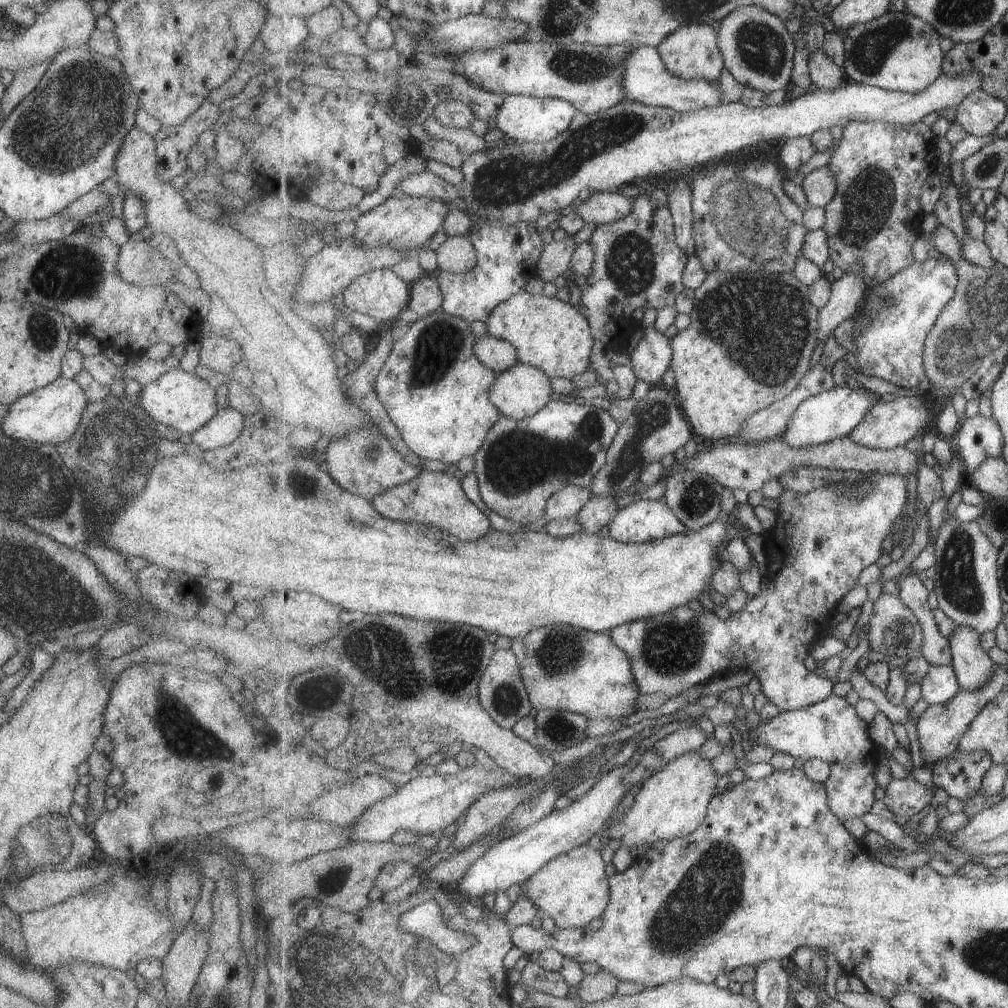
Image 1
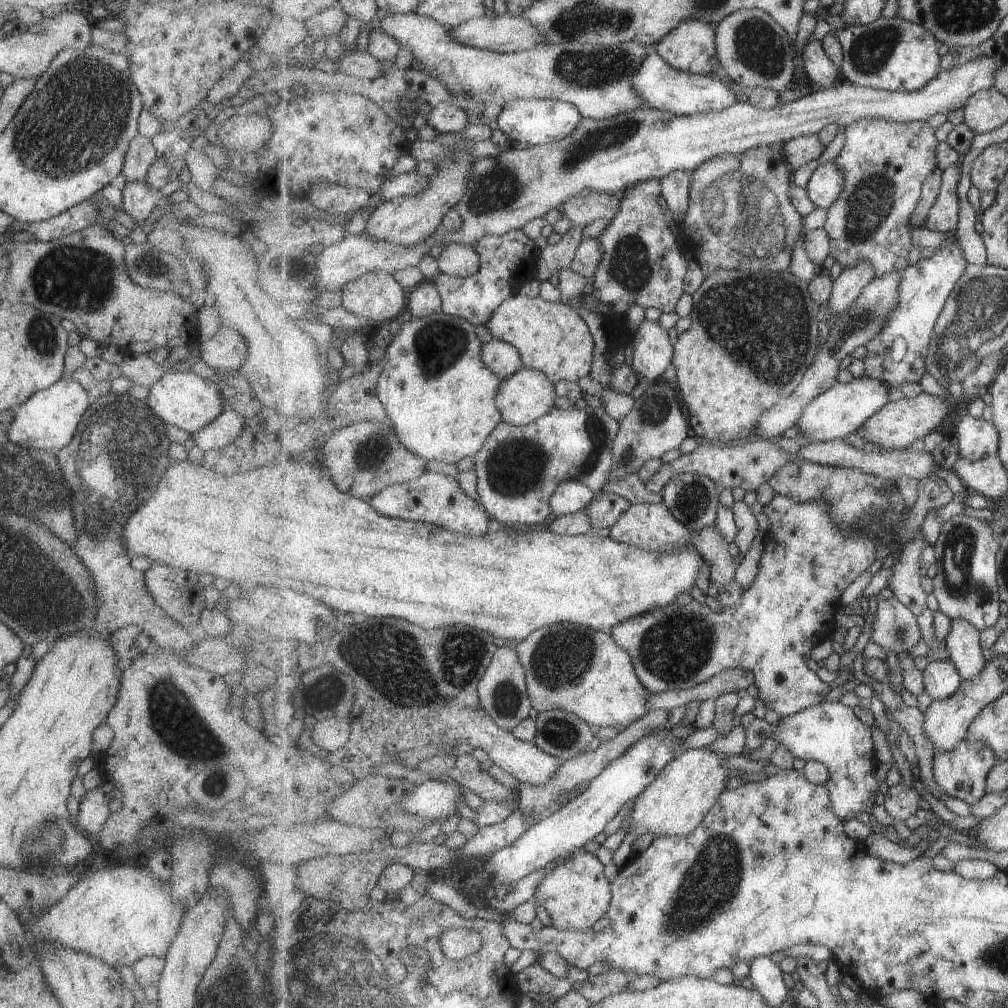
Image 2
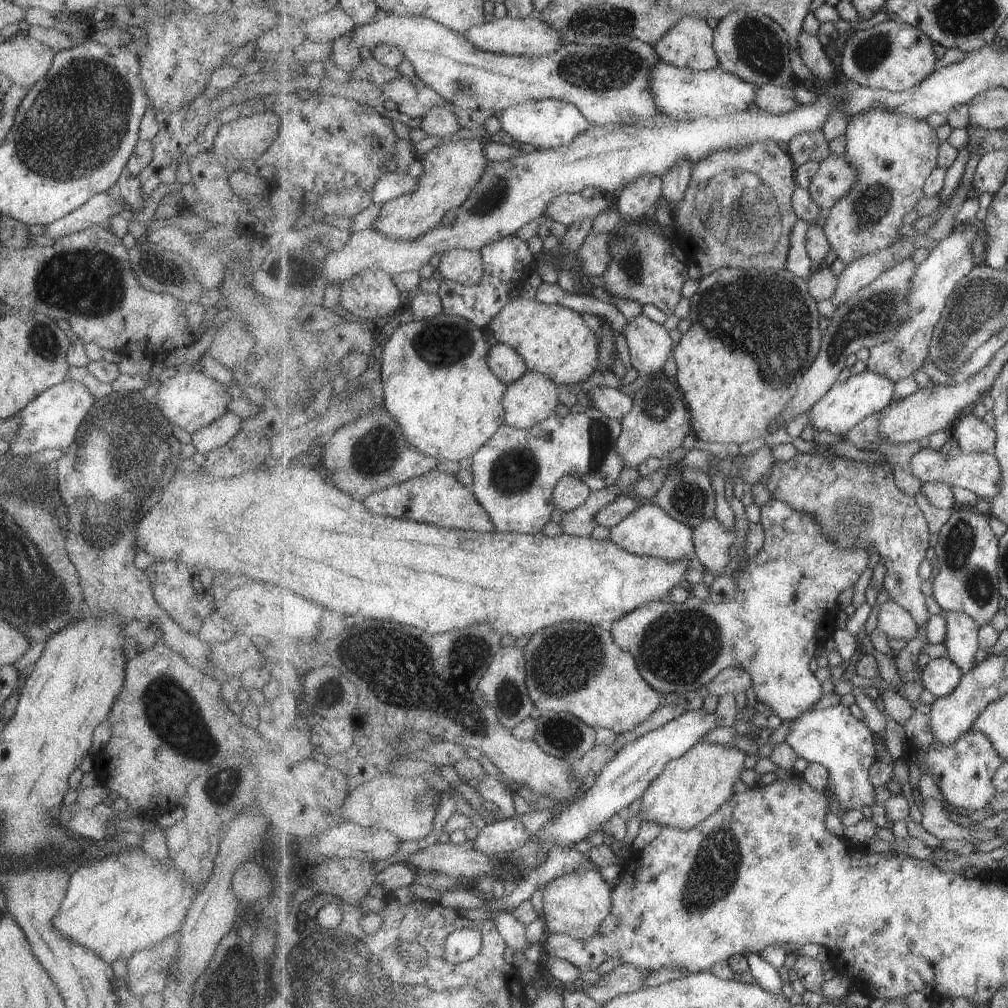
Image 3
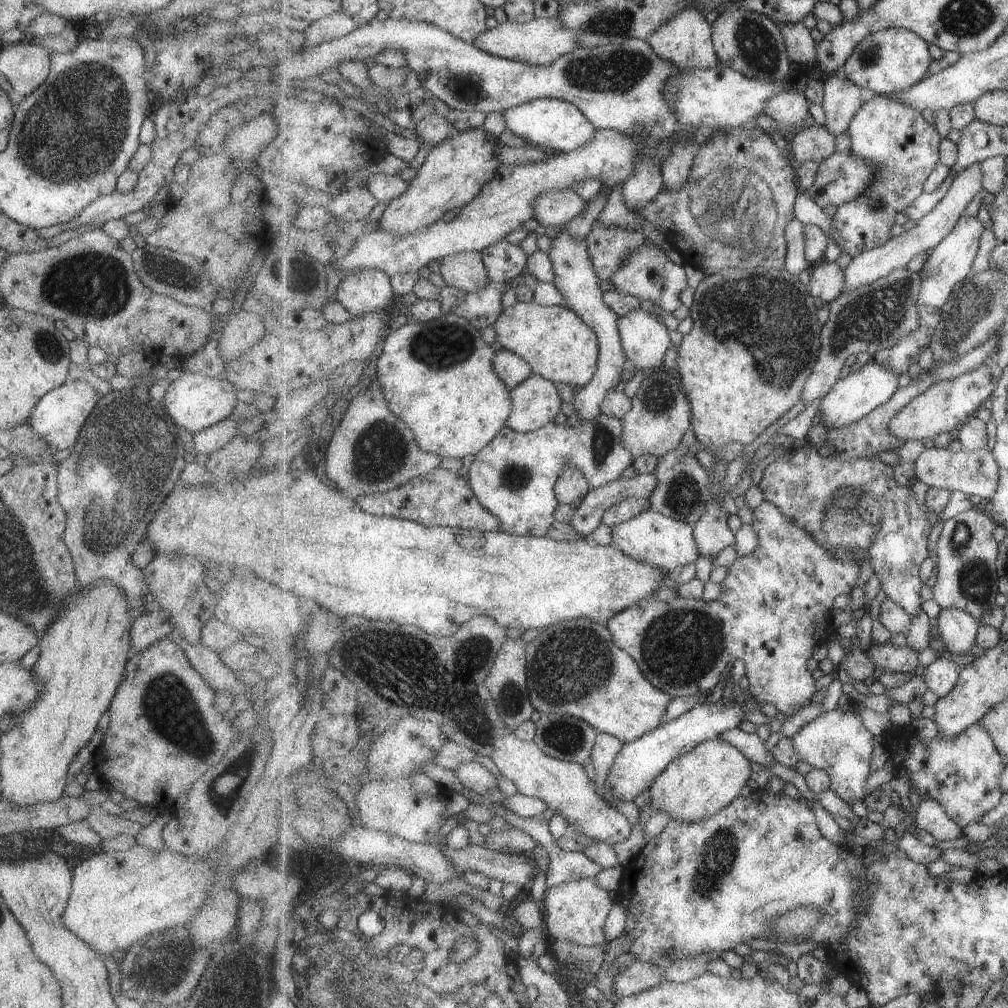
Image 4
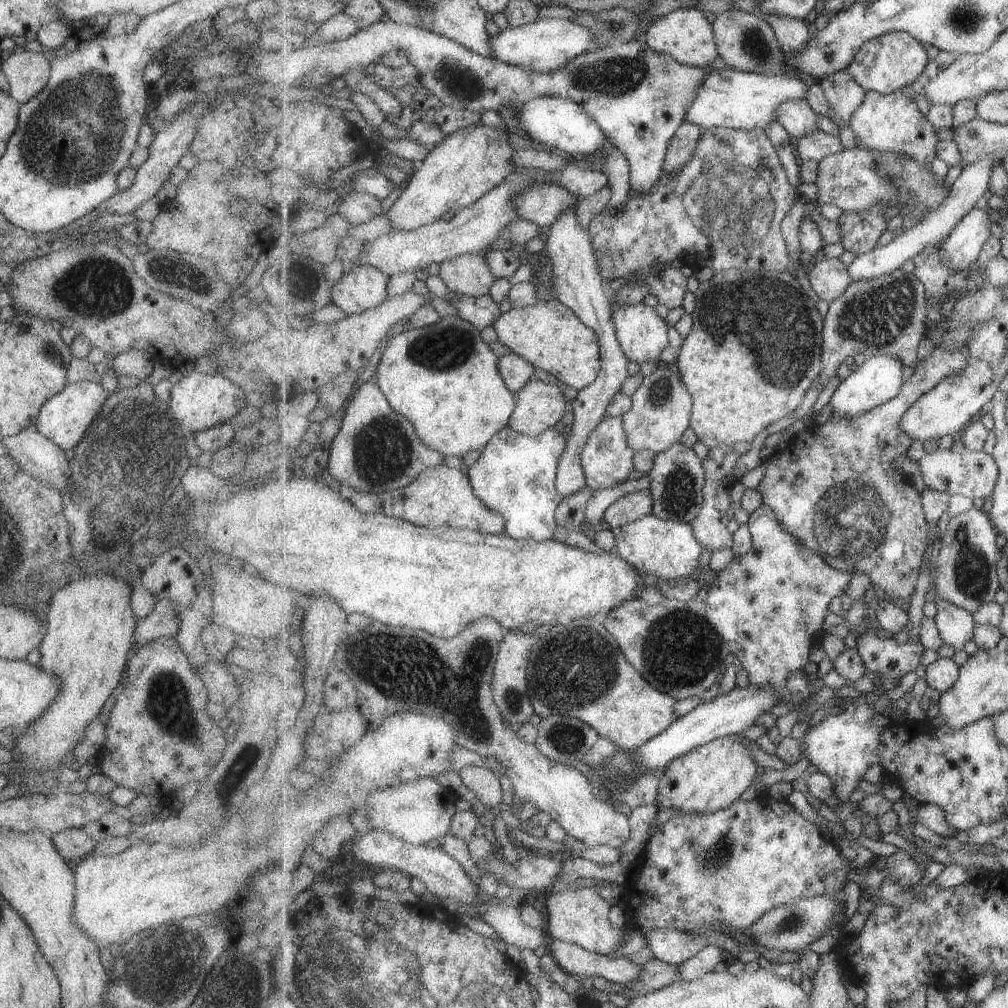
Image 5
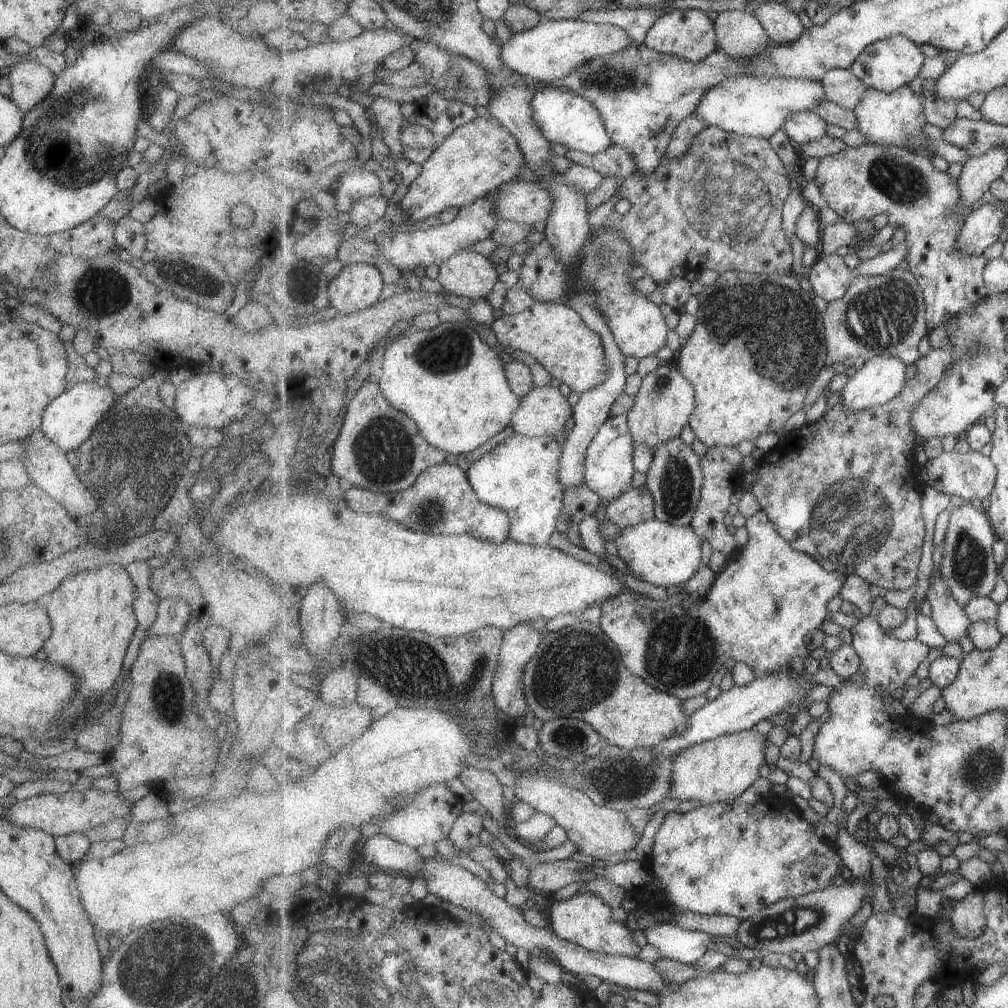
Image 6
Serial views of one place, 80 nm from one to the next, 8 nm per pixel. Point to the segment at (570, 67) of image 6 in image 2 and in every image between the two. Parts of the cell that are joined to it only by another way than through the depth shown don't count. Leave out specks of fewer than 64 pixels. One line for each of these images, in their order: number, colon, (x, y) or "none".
2: (508, 33)
3: (529, 36)
4: (542, 41)
5: (546, 45)

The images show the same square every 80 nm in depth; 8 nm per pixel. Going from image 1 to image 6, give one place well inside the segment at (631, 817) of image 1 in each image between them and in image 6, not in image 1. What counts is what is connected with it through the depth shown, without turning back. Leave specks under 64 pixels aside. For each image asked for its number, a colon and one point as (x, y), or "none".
2: (682, 796)
3: (696, 785)
4: (697, 786)
5: (711, 777)
6: (717, 771)

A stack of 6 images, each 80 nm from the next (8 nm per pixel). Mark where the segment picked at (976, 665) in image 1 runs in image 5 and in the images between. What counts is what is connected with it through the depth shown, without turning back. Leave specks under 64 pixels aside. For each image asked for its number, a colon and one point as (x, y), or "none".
2: (963, 642)
3: (962, 641)
4: (958, 630)
5: (957, 626)

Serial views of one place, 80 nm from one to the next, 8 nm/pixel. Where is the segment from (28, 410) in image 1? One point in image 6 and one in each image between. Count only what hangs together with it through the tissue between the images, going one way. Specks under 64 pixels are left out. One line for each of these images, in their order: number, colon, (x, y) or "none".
2: (48, 419)
3: (51, 419)
4: (58, 415)
5: (63, 418)
6: (67, 420)

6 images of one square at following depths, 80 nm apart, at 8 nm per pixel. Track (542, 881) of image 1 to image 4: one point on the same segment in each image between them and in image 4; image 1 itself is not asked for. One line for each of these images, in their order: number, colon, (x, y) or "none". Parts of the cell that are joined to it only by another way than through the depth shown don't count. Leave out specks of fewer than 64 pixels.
2: (576, 894)
3: (576, 904)
4: (577, 911)

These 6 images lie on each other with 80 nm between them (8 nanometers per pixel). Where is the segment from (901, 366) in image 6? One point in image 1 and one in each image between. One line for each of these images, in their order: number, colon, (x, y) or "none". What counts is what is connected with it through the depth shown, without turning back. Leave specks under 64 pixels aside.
1: (834, 414)
2: (841, 410)
3: (849, 402)
4: (857, 395)
5: (879, 379)

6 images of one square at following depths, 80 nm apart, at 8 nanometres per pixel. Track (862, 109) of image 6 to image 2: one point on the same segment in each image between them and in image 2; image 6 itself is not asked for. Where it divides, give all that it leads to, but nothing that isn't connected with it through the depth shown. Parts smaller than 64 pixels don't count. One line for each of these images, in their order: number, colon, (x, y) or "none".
2: (886, 163)
3: (894, 154)
4: (899, 144)
5: (893, 122)

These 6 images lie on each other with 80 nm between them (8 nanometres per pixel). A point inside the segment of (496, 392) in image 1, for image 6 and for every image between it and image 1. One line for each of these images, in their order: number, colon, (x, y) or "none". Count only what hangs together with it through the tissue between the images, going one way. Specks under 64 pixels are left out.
2: (528, 395)
3: (529, 401)
4: (537, 401)
5: (540, 405)
6: (544, 412)

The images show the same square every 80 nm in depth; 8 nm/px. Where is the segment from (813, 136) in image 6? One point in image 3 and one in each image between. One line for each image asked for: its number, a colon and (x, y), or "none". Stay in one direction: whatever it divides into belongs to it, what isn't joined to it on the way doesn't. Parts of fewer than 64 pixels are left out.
3: (773, 100)
4: (790, 106)
5: (796, 116)

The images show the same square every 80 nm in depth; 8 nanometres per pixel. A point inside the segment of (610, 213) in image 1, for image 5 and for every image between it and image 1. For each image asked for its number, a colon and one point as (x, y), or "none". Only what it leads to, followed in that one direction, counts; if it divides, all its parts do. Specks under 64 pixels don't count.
2: (581, 210)
3: (567, 208)
4: (558, 208)
5: (543, 204)

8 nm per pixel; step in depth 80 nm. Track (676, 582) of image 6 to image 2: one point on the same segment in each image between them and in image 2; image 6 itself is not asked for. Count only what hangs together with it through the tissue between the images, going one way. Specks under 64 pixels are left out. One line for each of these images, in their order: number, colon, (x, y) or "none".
2: (649, 525)
3: (650, 531)
4: (652, 537)
5: (665, 550)

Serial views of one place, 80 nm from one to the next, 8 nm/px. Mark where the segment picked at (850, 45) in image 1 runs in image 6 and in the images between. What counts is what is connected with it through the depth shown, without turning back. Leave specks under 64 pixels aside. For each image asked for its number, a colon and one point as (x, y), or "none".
2: (895, 54)
3: (892, 56)
4: (890, 61)
5: (891, 62)
6: (889, 64)

